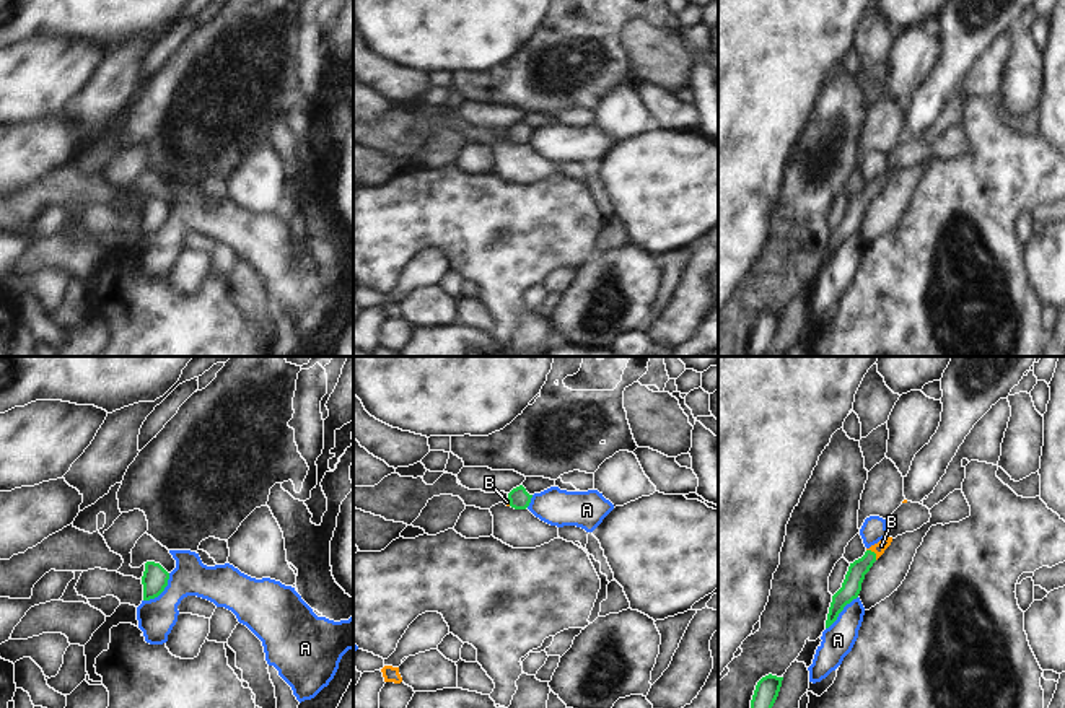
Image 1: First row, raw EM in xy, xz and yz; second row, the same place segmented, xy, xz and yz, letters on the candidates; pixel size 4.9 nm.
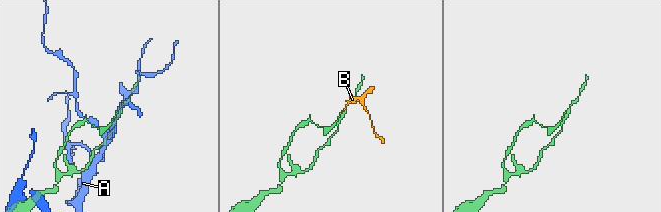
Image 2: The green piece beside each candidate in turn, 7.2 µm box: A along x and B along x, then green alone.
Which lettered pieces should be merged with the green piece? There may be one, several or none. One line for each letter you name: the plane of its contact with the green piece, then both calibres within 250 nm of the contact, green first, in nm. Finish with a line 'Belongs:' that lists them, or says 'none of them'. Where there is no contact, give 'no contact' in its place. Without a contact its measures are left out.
B: meets green in yz; 100 nm thick on the green side, 60 nm on the other
Belongs: B

